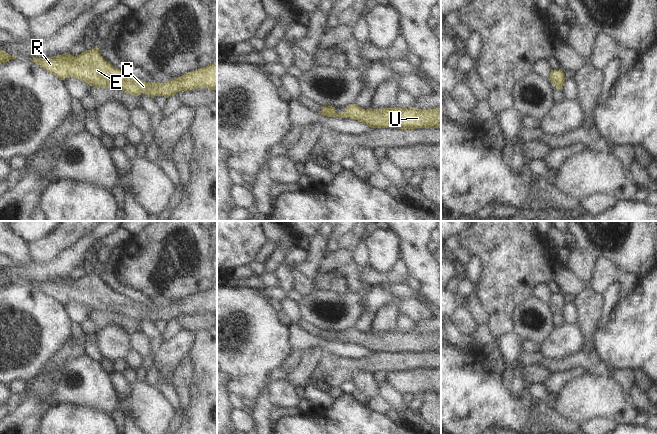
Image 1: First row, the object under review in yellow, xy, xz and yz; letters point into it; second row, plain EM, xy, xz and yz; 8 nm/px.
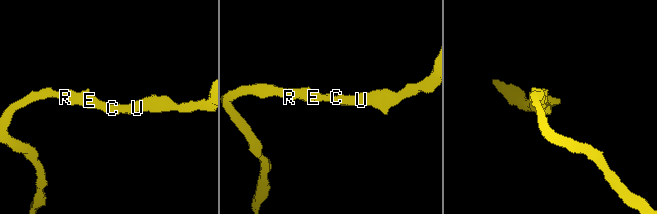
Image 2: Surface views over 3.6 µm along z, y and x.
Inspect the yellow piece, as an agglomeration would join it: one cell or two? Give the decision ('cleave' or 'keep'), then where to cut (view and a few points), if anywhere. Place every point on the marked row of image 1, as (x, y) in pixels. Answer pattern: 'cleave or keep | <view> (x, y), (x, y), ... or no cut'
keep | no cut

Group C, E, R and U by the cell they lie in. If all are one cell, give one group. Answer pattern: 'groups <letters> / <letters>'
groups C E R U

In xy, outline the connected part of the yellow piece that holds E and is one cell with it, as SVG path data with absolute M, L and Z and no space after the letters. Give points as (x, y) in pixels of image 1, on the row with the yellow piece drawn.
M96 46L77 56L67 52L55 57L29 59L61 80L71 76L99 88L117 86L120 90L134 96L145 93L152 98L155 96L168 98L180 91L197 88L217 91L217 64L193 70L164 83L149 83L115 68L100 55L99 51Z

